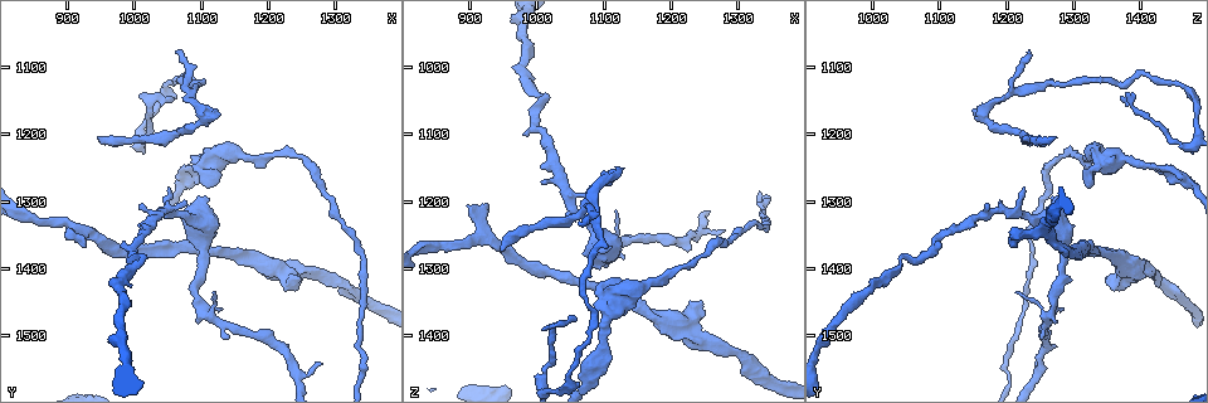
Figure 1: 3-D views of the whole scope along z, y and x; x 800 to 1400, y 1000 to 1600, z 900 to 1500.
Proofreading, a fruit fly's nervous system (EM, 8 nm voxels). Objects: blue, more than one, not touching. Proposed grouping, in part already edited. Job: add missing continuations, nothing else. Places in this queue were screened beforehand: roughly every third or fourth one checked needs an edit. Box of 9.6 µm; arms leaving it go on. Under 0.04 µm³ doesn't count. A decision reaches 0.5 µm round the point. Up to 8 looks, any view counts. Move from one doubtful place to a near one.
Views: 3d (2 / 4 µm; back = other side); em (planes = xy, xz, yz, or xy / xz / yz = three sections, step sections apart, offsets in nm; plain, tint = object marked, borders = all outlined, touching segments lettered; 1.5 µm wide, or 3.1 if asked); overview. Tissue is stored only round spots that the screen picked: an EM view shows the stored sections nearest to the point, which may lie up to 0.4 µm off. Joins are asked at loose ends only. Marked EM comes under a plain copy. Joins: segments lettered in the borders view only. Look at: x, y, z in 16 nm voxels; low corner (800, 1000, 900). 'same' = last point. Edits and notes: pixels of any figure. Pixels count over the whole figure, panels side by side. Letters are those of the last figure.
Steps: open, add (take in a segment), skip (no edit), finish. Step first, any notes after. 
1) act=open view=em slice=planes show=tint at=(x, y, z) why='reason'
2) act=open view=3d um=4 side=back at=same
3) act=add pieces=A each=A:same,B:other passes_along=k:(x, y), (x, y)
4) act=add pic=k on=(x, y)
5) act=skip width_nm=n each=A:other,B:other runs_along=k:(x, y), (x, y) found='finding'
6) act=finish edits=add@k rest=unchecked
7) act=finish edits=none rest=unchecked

act=open view=3d um=4 at=(930, 1370, 1215) why='an open end'

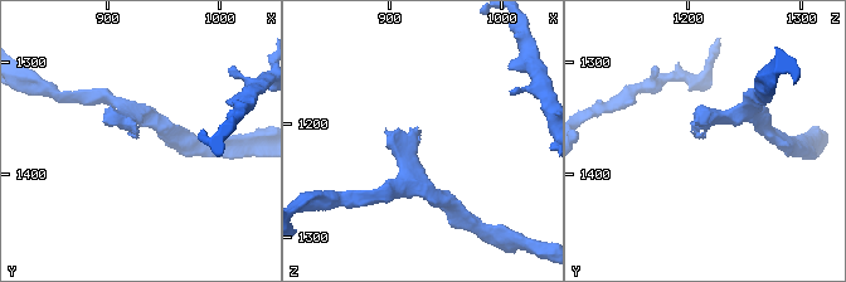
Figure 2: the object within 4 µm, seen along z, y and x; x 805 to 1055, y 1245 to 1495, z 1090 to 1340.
act=open view=em slice=planes show=borders at=(926, 1366, 1214)

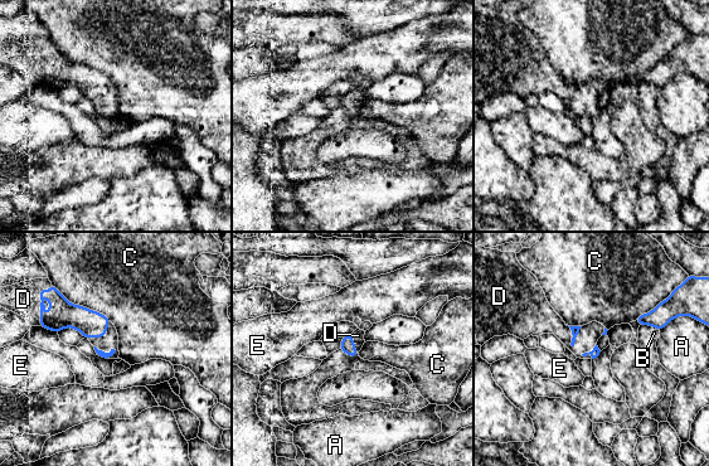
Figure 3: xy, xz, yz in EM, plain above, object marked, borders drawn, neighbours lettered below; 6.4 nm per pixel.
act=add pic=3 on=(47, 302) longest_contact=C:420nm each=A:other,B:other,C:other,D:same,E:other found='the neuron continues'

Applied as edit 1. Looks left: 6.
act=open view=overview

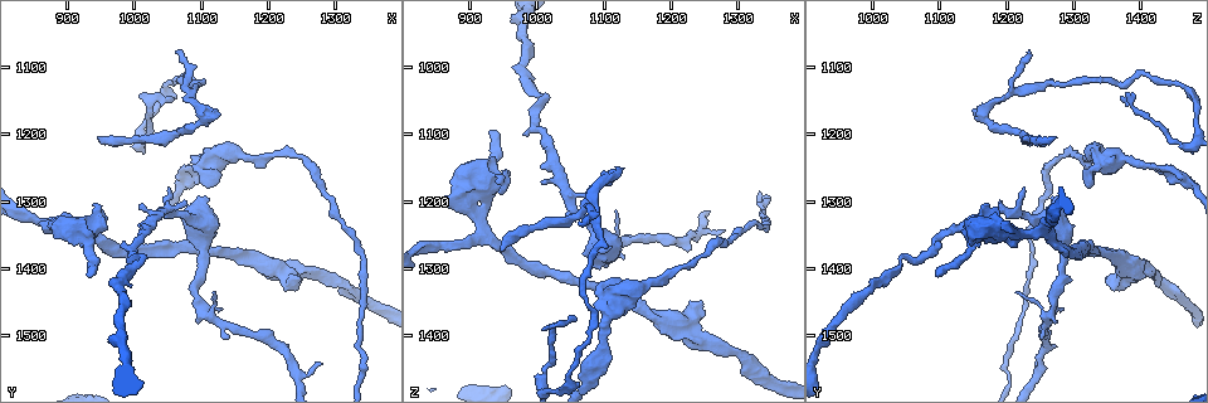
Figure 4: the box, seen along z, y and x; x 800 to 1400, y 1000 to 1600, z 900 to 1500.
act=open view=em slice=xz step=8 show=borders at=(1060, 1150, 1375) why='branch stops here'

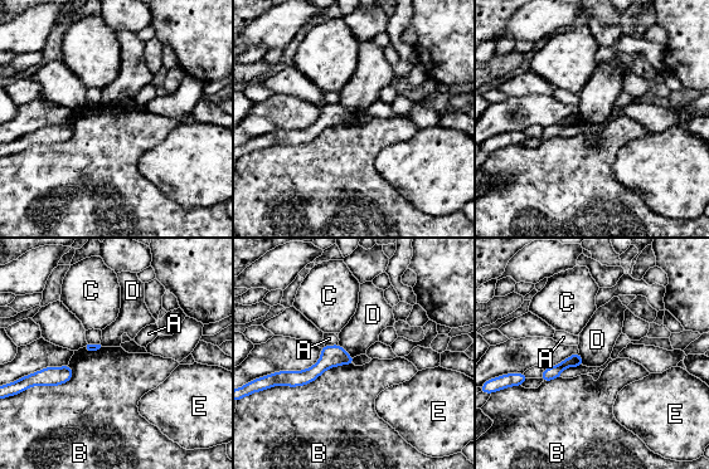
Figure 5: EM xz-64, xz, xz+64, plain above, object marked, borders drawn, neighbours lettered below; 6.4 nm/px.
act=skip longest_contact=B:550nm each=A:other,B:other,C:other,D:other,E:other border=5:(339, 343), (353, 357) found='none of them fits'

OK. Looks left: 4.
act=open view=em slice=planes show=borders at=(1105, 1295, 1265) why='free end'

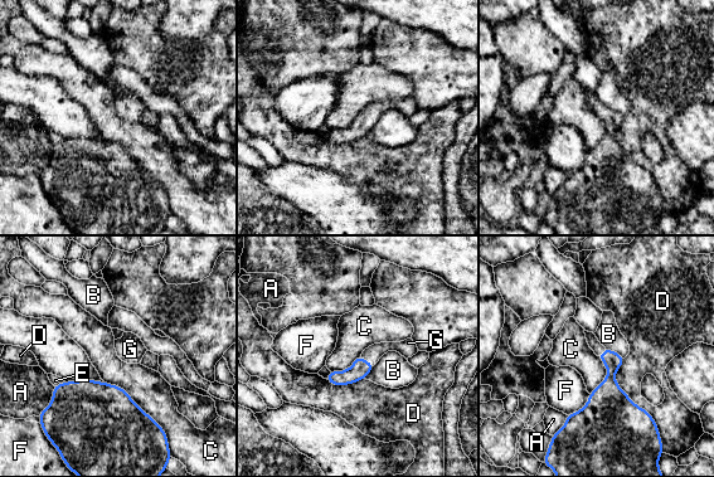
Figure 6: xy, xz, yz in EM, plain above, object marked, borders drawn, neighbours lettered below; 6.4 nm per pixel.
act=add pic=6 on=(374, 353) longest_contact=C:500nm each=A:other,B:other,C:other,D:other,E:other,F:other,G:same passes_along=6:(360, 368), (365, 360), (374, 353) found='the neuron continues'

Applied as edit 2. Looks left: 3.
act=finish edits=add@3,add@6 rest=unchecked

